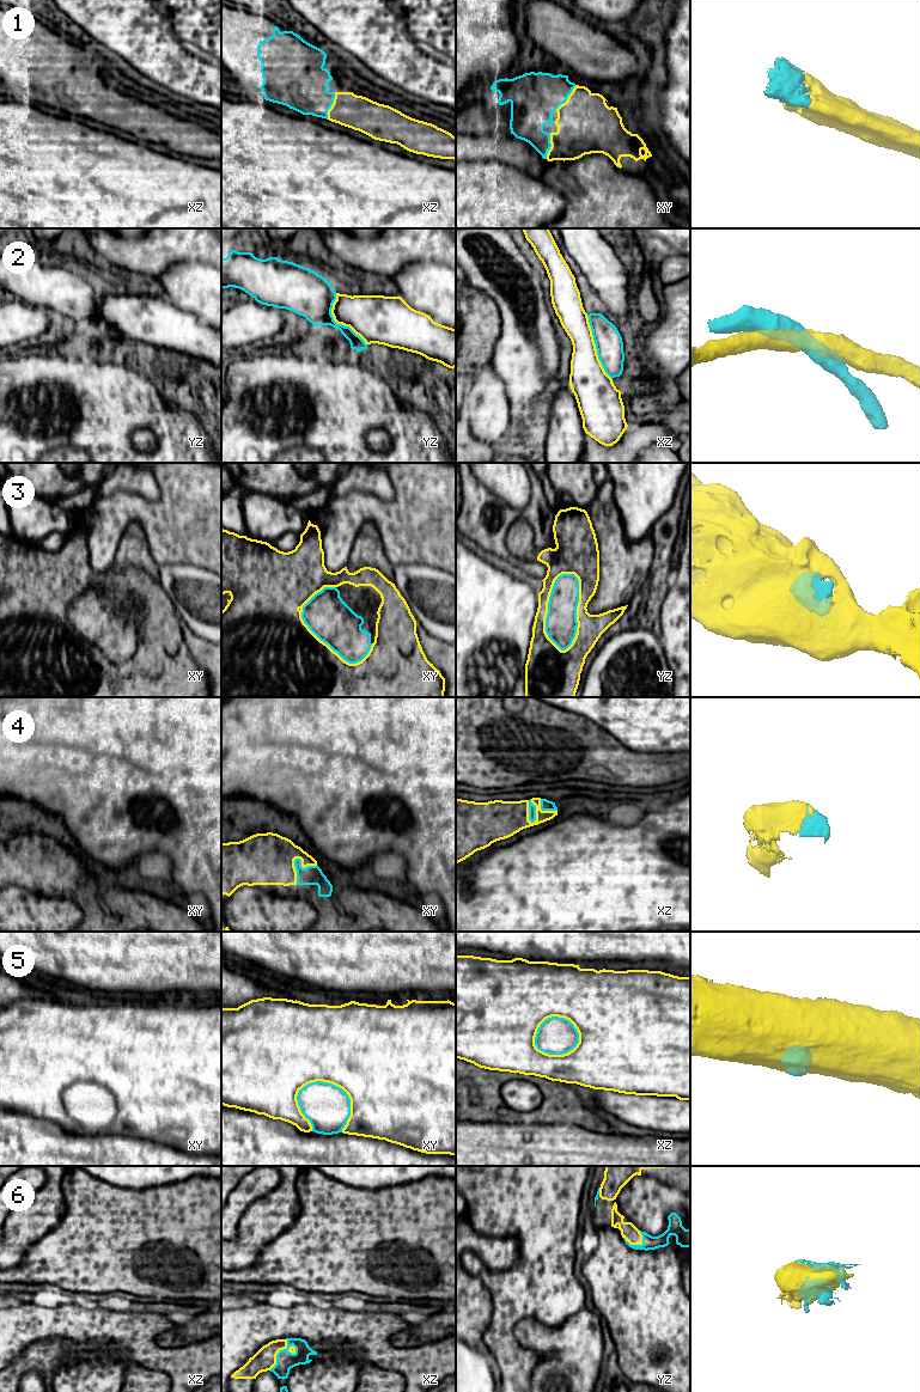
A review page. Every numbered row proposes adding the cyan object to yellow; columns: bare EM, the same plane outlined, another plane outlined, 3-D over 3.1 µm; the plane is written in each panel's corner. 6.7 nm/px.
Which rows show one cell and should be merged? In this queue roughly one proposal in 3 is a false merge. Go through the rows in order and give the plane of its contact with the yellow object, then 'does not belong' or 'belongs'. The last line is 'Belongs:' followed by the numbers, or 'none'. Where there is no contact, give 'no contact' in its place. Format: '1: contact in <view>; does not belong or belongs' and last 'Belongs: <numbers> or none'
1: contact in xy; belongs
2: contact in xz; does not belong
3: contact in yz; does not belong
4: contact in xy; belongs
5: contact in xy; belongs
6: contact in xz; belongs
Belongs: 1, 4, 5, 6

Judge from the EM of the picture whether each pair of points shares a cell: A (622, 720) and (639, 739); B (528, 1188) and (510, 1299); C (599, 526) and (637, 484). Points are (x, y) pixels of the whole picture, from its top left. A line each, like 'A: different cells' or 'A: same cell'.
A: same cell
B: same cell
C: different cells

